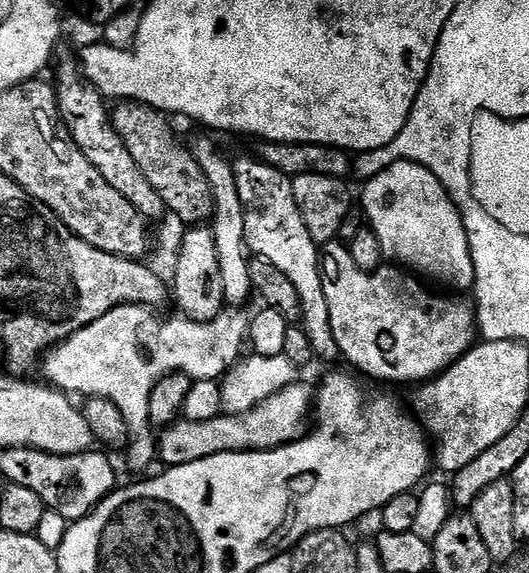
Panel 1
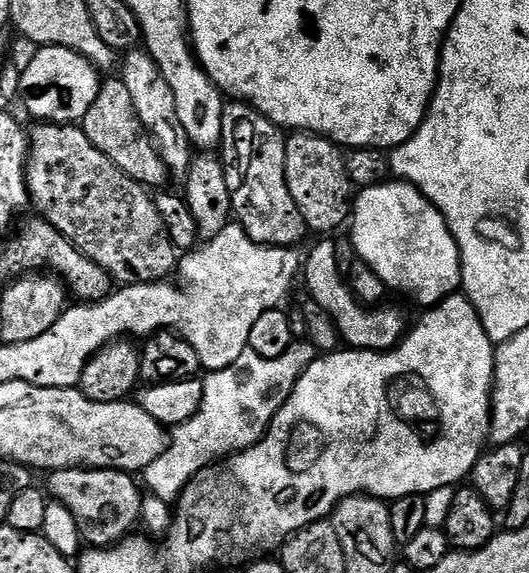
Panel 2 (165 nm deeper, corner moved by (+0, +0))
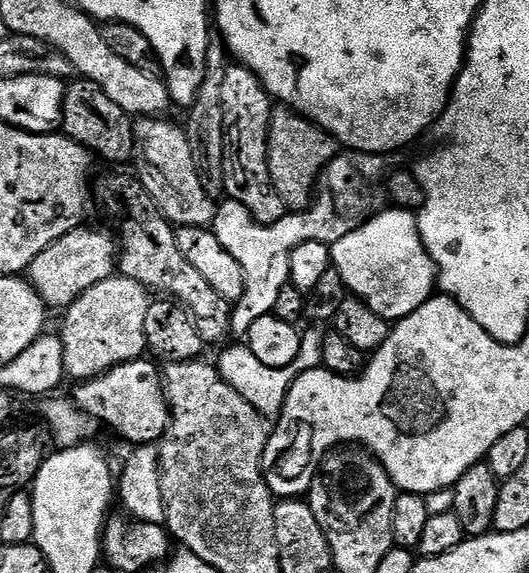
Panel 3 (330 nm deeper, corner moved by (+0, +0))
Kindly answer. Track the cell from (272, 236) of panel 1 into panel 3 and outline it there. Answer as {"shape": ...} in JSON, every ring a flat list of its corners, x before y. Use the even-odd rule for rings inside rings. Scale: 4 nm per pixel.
{"shape":[[239,62,229,63,222,82,222,110,224,111,224,190,231,199,242,202,246,210,260,224,273,224,286,215,278,190,274,190,268,165,268,131,274,115,274,101,254,73]]}

